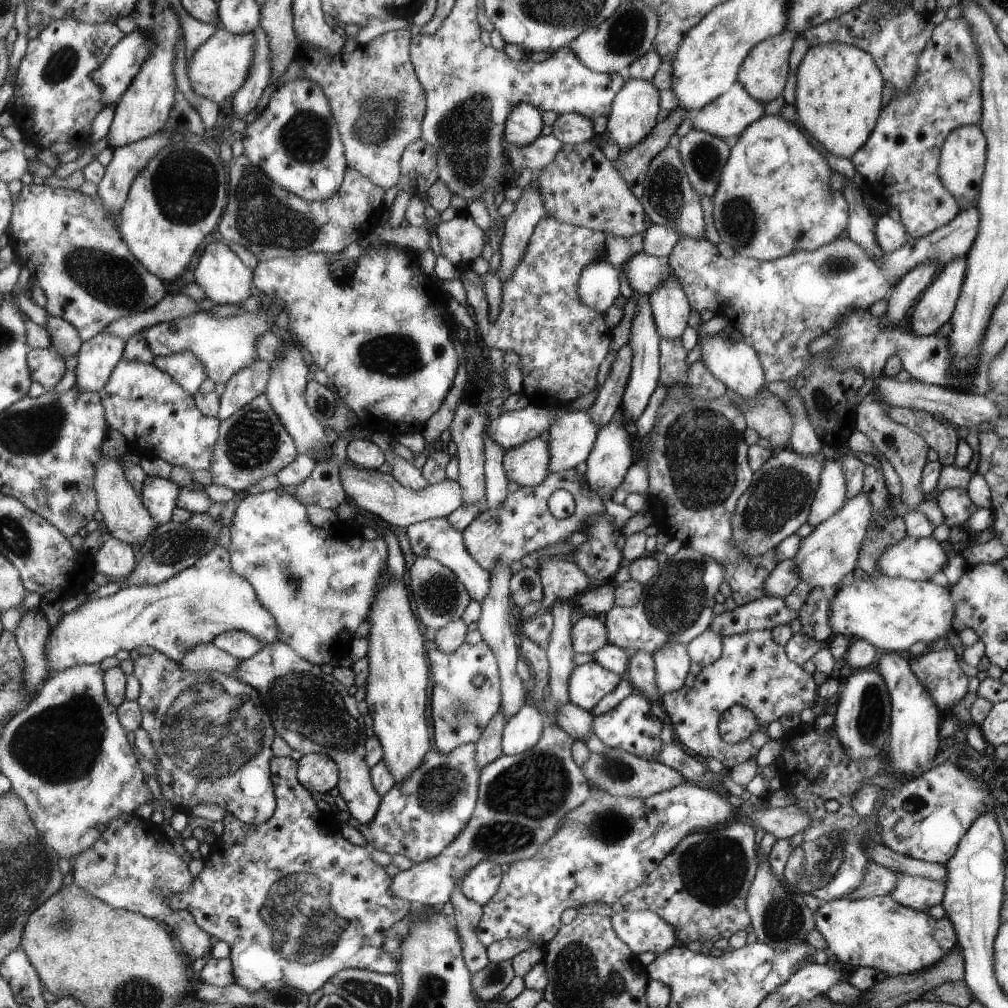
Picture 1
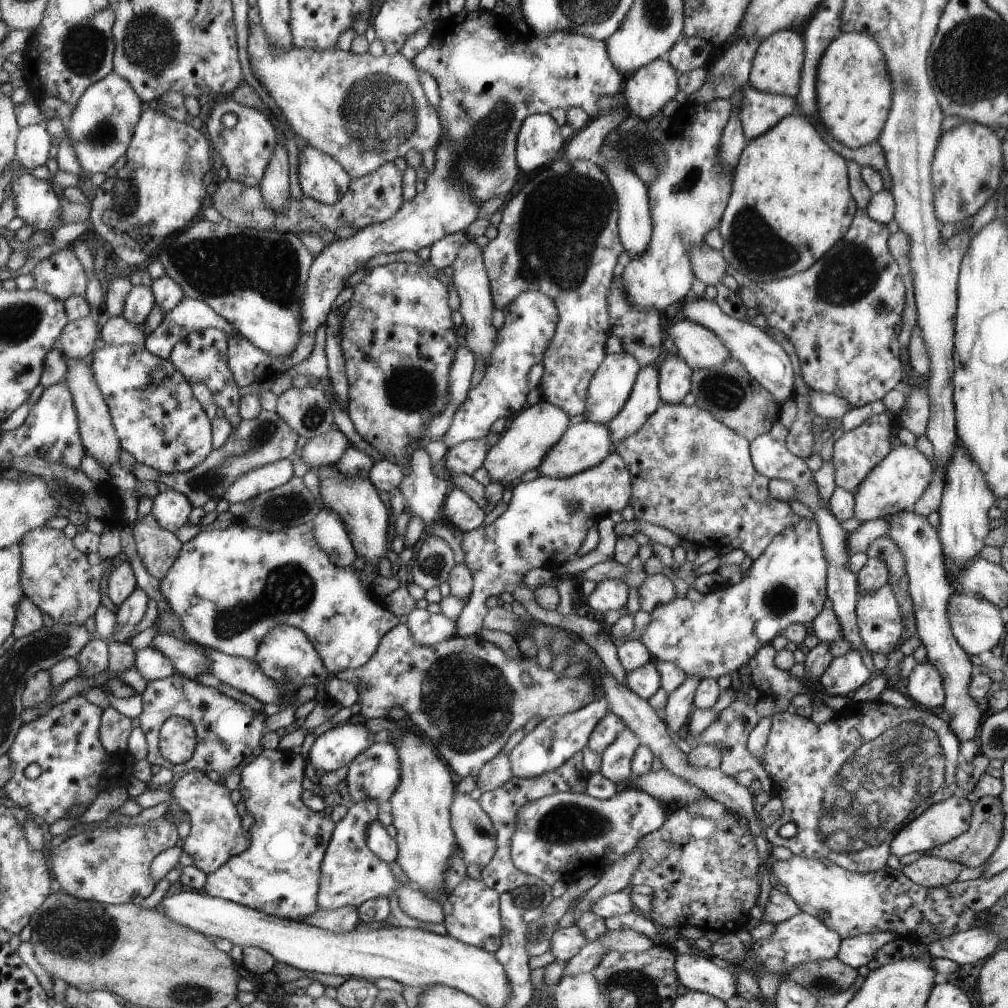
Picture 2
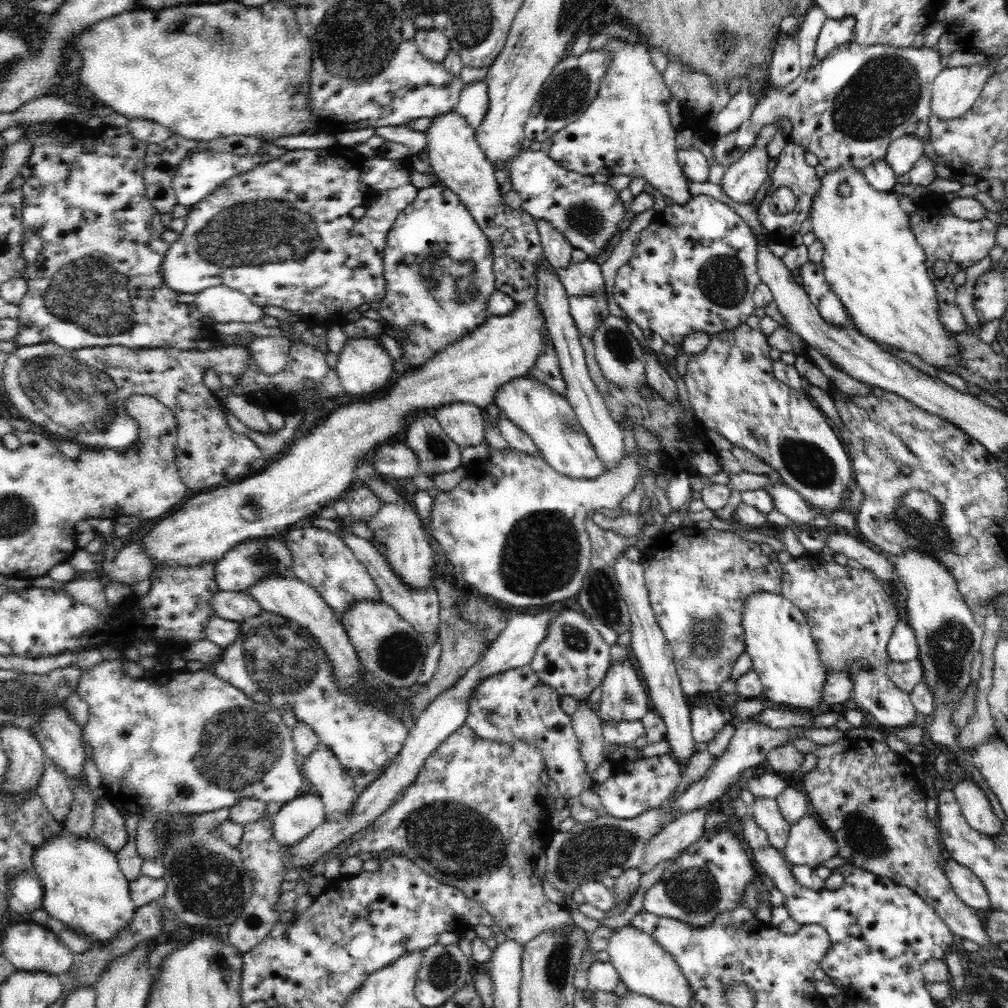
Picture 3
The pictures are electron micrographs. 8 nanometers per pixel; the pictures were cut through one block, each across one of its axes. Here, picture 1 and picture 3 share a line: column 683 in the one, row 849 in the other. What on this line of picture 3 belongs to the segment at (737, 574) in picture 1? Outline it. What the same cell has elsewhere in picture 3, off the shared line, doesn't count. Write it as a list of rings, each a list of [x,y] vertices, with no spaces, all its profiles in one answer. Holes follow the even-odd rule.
[[[466,723],[462,724],[458,730],[454,730],[454,732],[450,733],[450,736],[447,736],[444,742],[441,743],[441,746],[432,755],[424,760],[422,770],[418,772],[416,780],[407,787],[400,800],[390,805],[390,808],[384,814],[380,814],[373,822],[373,825],[365,830],[364,836],[359,841],[350,843],[341,856],[333,856],[326,861],[323,873],[324,878],[327,882],[338,879],[340,877],[339,868],[344,864],[344,860],[356,856],[358,852],[378,853],[383,850],[392,849],[398,853],[401,852],[408,860],[414,862],[424,872],[430,873],[430,876],[436,877],[442,884],[458,888],[468,899],[475,900],[486,912],[492,915],[492,920],[498,926],[499,932],[505,934],[508,939],[518,942],[523,948],[524,945],[528,944],[530,940],[534,940],[534,937],[538,936],[542,931],[558,929],[560,932],[566,932],[568,929],[573,929],[575,925],[574,920],[570,917],[568,910],[564,909],[561,904],[548,899],[542,889],[541,881],[532,872],[534,867],[537,866],[540,852],[547,848],[549,840],[554,834],[552,826],[550,826],[549,808],[545,805],[545,798],[539,793],[540,786],[538,781],[540,780],[540,774],[545,770],[541,754],[538,750],[530,748],[530,745],[522,743],[522,741],[515,741],[514,744],[508,747],[508,745],[500,745],[494,743],[494,741],[483,740],[482,738],[478,738]]]

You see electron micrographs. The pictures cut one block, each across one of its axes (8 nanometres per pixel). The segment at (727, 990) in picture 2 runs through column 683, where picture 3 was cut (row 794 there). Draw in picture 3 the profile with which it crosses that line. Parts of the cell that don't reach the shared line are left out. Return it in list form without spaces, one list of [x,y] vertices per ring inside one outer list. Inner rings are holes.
[[[965,771],[965,776],[954,786],[953,793],[961,806],[961,813],[974,830],[986,836],[996,836],[1007,827],[994,811],[984,791]]]

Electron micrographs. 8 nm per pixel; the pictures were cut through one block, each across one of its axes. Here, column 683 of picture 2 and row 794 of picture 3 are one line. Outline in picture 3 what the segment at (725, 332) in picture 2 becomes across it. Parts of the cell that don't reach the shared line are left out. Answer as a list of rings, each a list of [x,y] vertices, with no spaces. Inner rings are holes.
[[[312,793],[303,794],[282,805],[274,814],[273,839],[277,844],[292,846],[320,826],[323,819],[324,805],[321,798]]]

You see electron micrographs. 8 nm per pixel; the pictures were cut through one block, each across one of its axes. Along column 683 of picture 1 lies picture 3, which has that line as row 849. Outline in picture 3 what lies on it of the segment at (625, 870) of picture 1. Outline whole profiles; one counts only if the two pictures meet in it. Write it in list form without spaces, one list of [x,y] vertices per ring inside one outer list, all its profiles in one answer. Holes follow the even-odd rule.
[[[811,811],[791,825],[782,855],[790,866],[808,865],[815,869],[819,866],[818,864],[826,862],[832,856],[838,856],[838,843],[836,843],[834,836],[830,834],[830,831],[824,827],[824,824]]]

